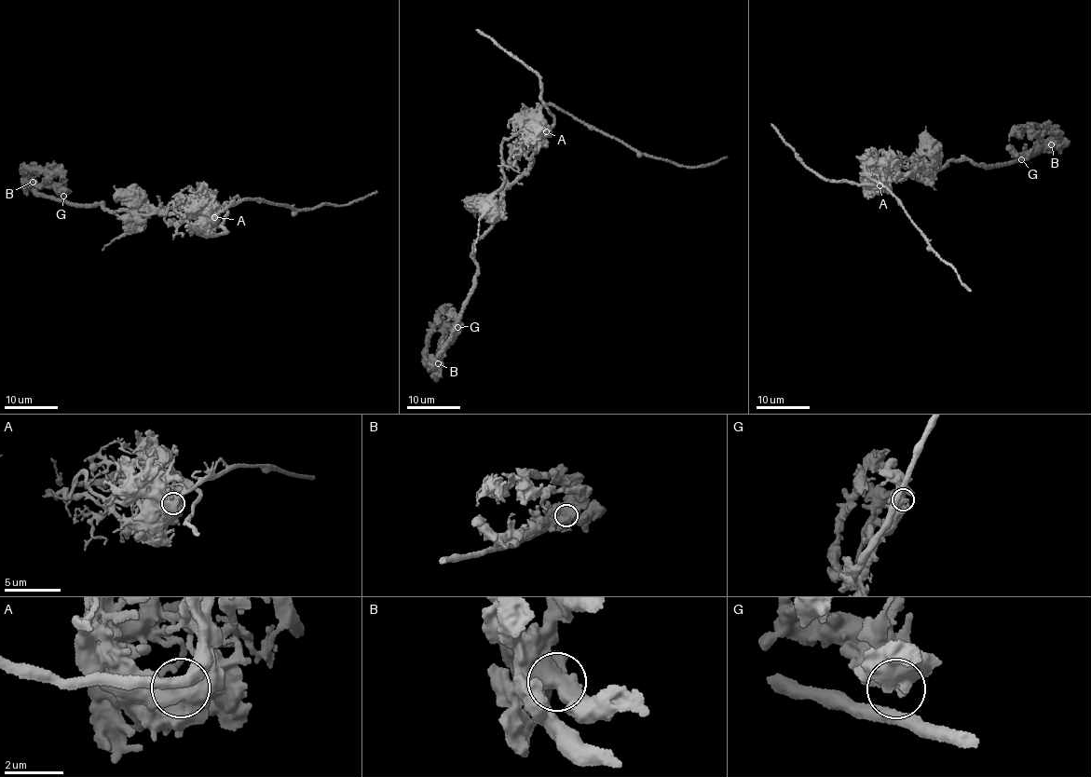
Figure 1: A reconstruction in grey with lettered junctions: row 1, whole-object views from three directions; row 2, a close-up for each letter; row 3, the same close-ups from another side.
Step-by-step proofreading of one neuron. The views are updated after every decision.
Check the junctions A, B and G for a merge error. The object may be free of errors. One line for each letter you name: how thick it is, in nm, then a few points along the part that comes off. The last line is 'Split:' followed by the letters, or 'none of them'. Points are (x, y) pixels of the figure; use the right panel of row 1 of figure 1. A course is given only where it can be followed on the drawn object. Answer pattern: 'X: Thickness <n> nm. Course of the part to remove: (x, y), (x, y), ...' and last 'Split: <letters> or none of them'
A: Thickness 550 nm. Course of the part to remove: (879, 185), (861, 174), (889, 190), (940, 257), (948, 264), (967, 290), (971, 290)
Split: A

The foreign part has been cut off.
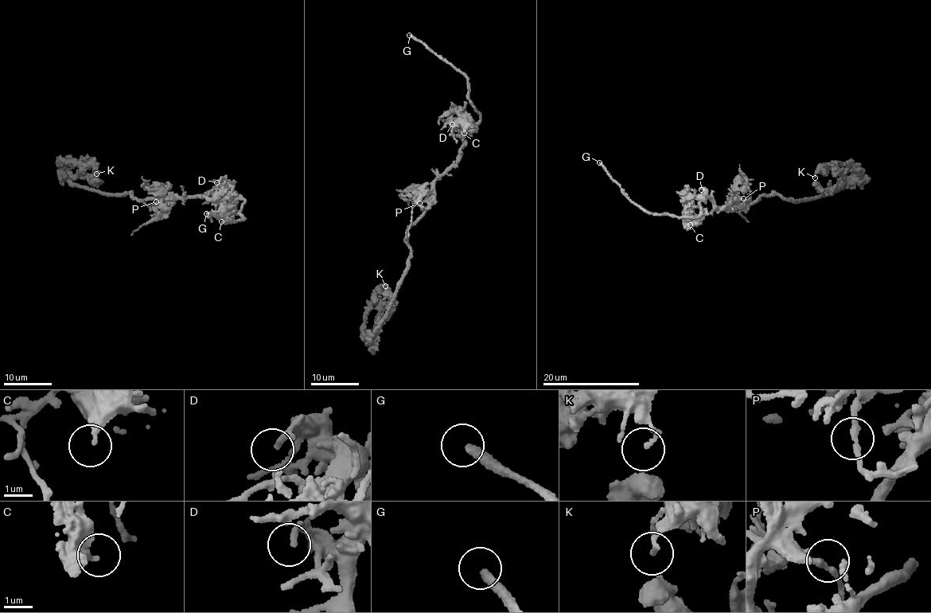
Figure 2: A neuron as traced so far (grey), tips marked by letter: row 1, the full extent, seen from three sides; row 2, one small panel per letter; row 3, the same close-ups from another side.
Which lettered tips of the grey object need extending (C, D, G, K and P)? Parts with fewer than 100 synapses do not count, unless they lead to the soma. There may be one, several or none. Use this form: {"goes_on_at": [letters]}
{"goes_on_at": ["G"]}

